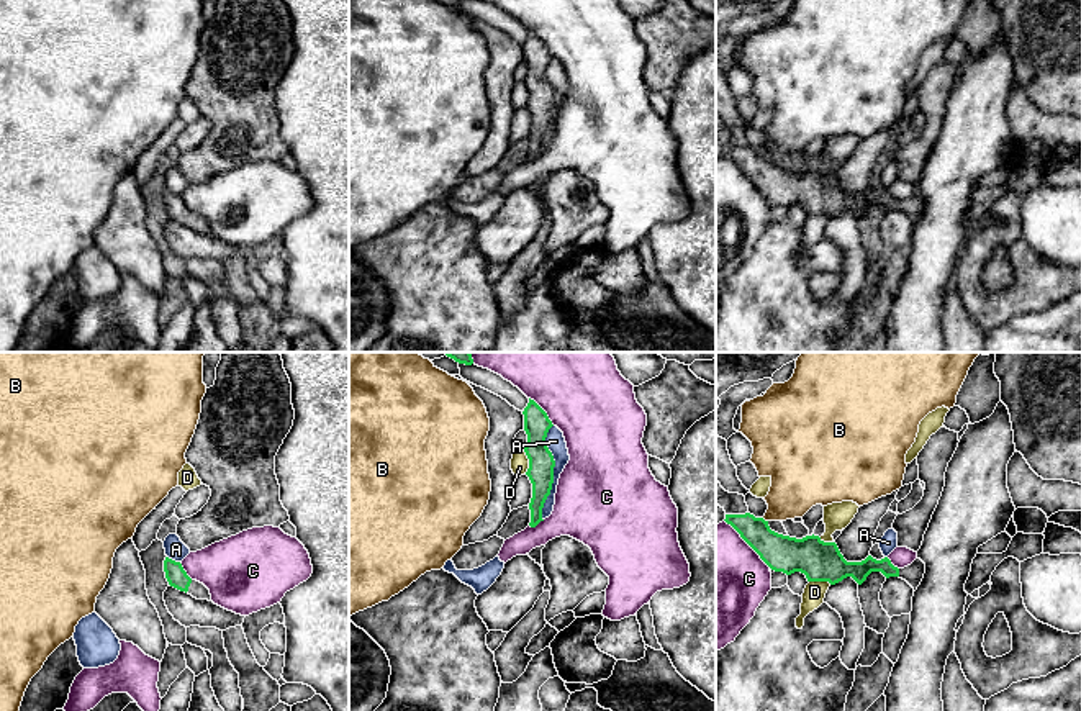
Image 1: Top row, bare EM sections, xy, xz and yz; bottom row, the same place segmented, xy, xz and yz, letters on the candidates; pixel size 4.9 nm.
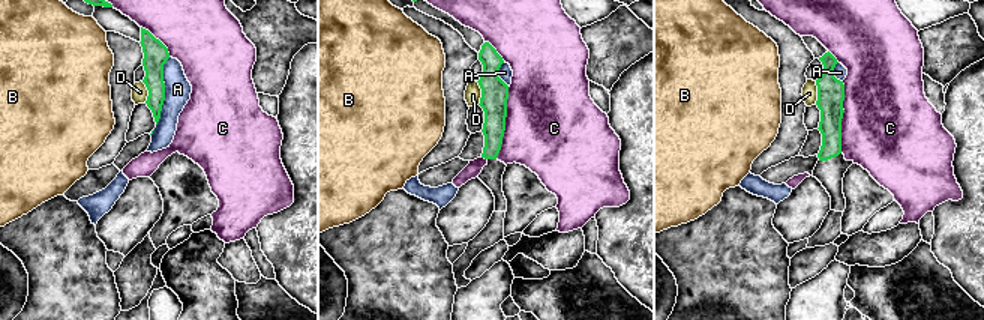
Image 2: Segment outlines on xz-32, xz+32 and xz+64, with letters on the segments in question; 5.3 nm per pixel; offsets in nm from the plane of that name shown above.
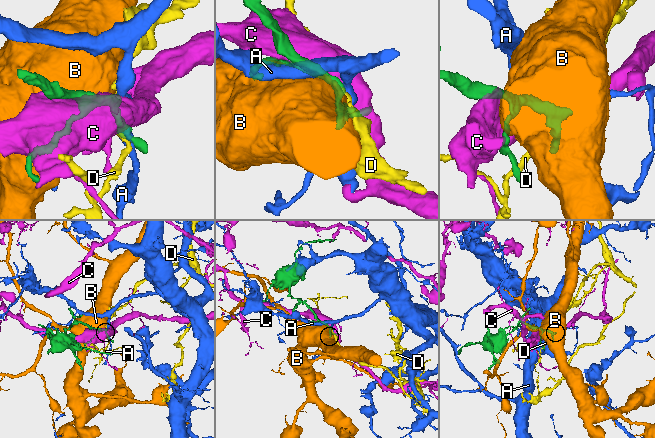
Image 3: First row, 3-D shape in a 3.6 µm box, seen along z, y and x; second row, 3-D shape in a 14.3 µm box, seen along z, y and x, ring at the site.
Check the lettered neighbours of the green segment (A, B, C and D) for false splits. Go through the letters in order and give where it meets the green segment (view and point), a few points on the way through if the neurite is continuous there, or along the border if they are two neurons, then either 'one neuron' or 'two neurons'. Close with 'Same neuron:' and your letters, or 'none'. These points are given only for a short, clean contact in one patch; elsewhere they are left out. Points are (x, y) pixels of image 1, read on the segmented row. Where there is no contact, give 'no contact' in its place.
A: meets green in xz at (552, 472); two neurons
B: meets green in yz at (764, 520); border along yz (762, 518), (767, 521); two neurons
C: meets green in yz at (747, 543); two neurons
D: meets green in xz at (529, 461); border along xz (523, 449), (528, 459), (526, 472); two neurons
Same neuron: none

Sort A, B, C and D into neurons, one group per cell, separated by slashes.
A / B / C / D

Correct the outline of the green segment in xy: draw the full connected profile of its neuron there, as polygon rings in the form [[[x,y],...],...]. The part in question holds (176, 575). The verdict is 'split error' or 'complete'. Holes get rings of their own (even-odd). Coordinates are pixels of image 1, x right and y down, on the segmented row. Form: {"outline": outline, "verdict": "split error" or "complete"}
{"outline": [[[165,557],[164,572],[165,572],[165,578],[167,578],[170,586],[174,586],[180,591],[185,591],[185,593],[192,595],[197,600],[211,601],[210,590],[203,583],[200,583],[197,580],[192,580],[187,575],[187,572],[183,570],[180,562],[175,562],[169,557]]], "verdict": "split error"}

